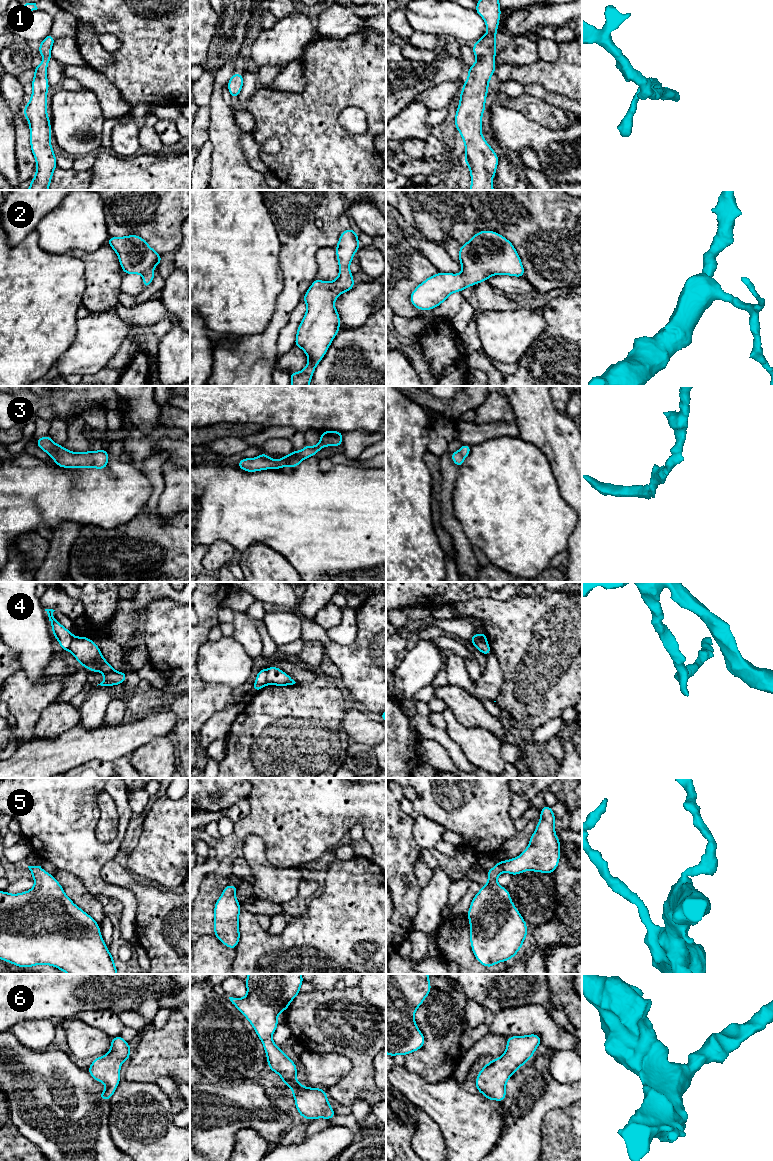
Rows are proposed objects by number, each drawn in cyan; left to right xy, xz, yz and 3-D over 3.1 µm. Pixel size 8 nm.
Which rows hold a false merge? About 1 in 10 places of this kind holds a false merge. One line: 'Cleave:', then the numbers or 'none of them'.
Cleave: 4

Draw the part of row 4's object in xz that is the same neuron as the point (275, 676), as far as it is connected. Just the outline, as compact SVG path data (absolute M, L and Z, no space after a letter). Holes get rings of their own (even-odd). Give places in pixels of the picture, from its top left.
M277 666L267 669L267 685L289 686L295 683L292 677L280 670Z

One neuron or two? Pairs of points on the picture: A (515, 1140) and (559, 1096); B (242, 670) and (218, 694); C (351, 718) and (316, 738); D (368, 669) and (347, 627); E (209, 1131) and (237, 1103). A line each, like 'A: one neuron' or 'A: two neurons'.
A: one neuron
B: two neurons
C: two neurons
D: two neurons
E: one neuron

